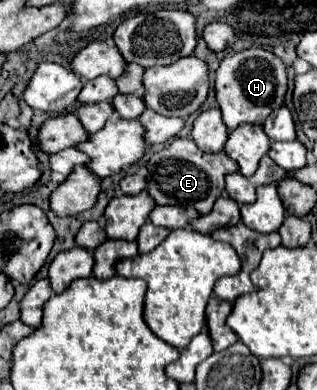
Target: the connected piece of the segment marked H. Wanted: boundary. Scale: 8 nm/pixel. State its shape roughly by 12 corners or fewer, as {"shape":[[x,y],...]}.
{"shape":[[265,48],[229,54],[215,72],[225,126],[263,124],[287,92]]}

